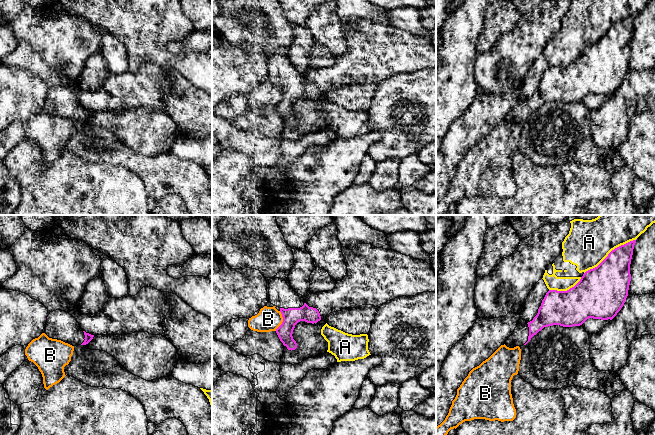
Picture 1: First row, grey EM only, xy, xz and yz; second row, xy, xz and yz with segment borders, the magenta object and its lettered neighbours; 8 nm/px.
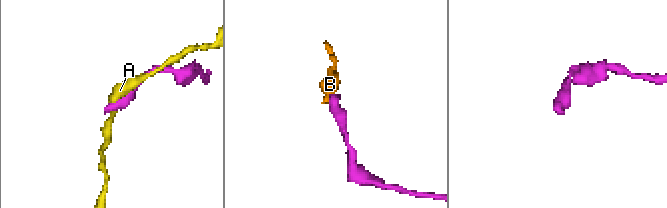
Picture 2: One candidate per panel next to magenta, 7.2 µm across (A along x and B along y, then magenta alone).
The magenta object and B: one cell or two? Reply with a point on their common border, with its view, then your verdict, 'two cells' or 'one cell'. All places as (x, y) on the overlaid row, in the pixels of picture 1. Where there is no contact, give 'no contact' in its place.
meets magenta in xz at (283, 321); two cells

